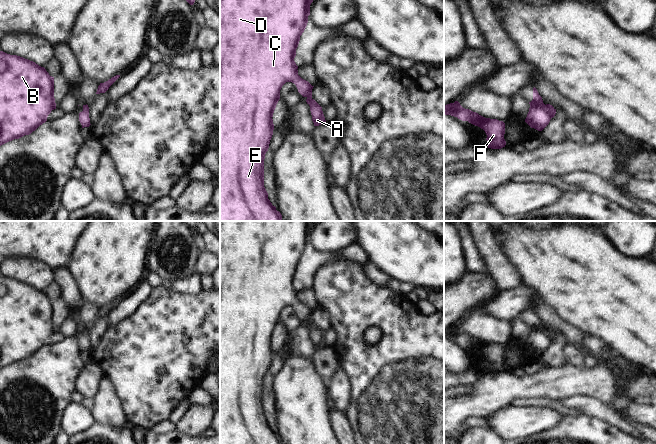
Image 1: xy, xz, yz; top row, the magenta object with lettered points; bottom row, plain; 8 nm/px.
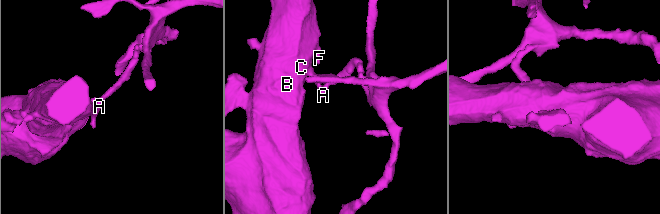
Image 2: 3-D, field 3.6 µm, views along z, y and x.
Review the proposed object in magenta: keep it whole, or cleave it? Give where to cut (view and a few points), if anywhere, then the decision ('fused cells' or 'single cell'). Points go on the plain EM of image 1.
yz (544, 329), (544, 333), (550, 342) | fused cells

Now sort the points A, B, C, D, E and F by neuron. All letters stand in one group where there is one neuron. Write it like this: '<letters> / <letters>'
A / B C D E F

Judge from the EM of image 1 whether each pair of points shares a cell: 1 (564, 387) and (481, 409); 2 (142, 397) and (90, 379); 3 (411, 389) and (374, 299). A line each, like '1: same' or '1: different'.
1: same
2: different
3: same

